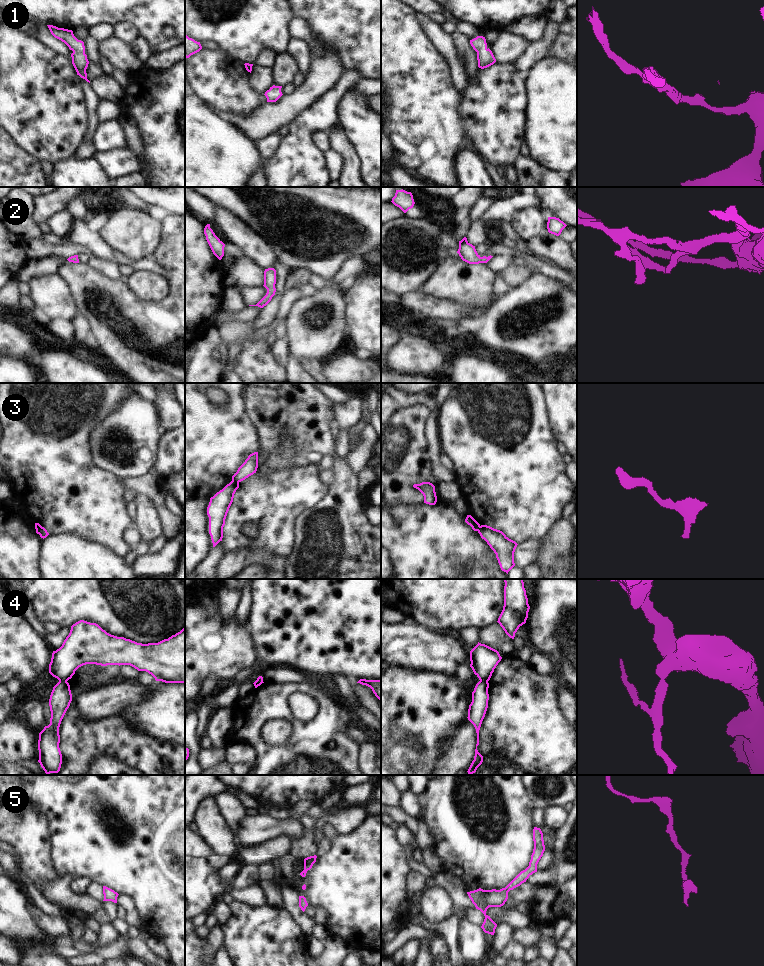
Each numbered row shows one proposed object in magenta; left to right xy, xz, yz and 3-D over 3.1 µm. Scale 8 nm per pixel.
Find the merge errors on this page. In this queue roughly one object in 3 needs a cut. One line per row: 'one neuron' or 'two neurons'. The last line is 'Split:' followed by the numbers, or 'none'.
1: one neuron
2: one neuron
3: two neurons
4: two neurons
5: one neuron
Split: 3, 4

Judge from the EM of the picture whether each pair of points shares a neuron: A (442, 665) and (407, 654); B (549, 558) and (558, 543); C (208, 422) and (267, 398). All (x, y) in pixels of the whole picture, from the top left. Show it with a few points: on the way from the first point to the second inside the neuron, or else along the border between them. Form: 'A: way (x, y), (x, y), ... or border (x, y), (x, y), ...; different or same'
A: way (433, 656), (431, 654), (416, 654); same
B: way (553, 554), (558, 547); same
C: border (244, 393), (247, 412), (256, 428); different

